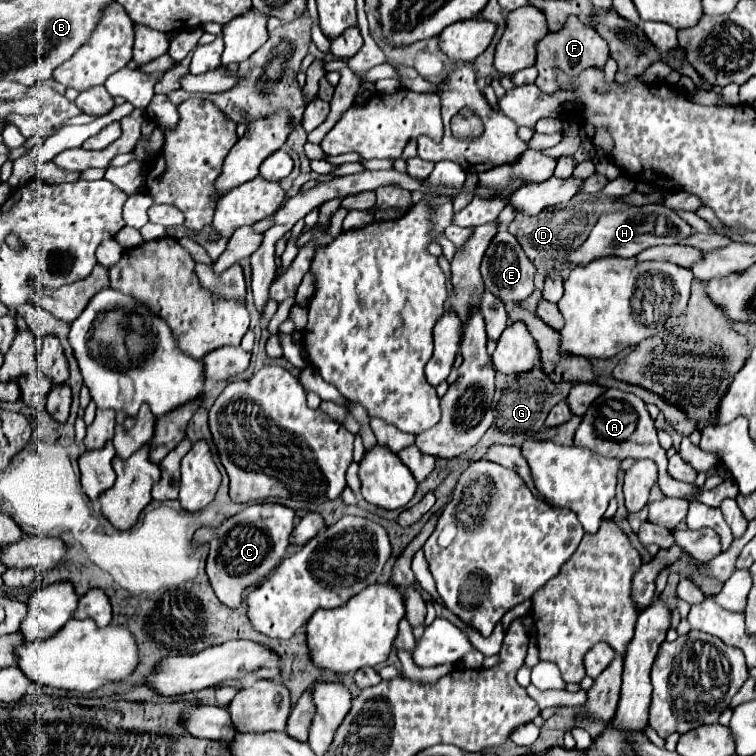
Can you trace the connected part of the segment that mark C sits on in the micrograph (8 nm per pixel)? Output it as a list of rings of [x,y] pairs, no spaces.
[[[276,503],[250,505],[238,511],[236,515],[232,515],[230,519],[226,519],[224,523],[220,523],[218,527],[214,527],[212,539],[208,541],[210,553],[206,559],[206,573],[220,603],[236,609],[242,603],[246,589],[262,581],[282,561],[288,549],[288,543],[304,545],[306,541],[316,537],[316,533],[322,527],[324,527],[324,521],[316,513],[304,515],[294,527],[294,511],[284,505],[276,505]]]

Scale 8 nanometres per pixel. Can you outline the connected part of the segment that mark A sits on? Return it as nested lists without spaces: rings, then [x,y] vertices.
[[[620,389],[604,391],[584,413],[584,417],[574,433],[574,445],[586,447],[598,455],[614,457],[620,461],[624,461],[624,459],[636,459],[636,461],[638,459],[652,459],[658,465],[656,485],[660,487],[660,491],[666,497],[690,497],[698,491],[694,485],[680,483],[668,475],[668,471],[666,471],[668,457],[666,457],[666,451],[658,443],[654,421],[650,419],[644,401],[632,393],[624,393]]]

